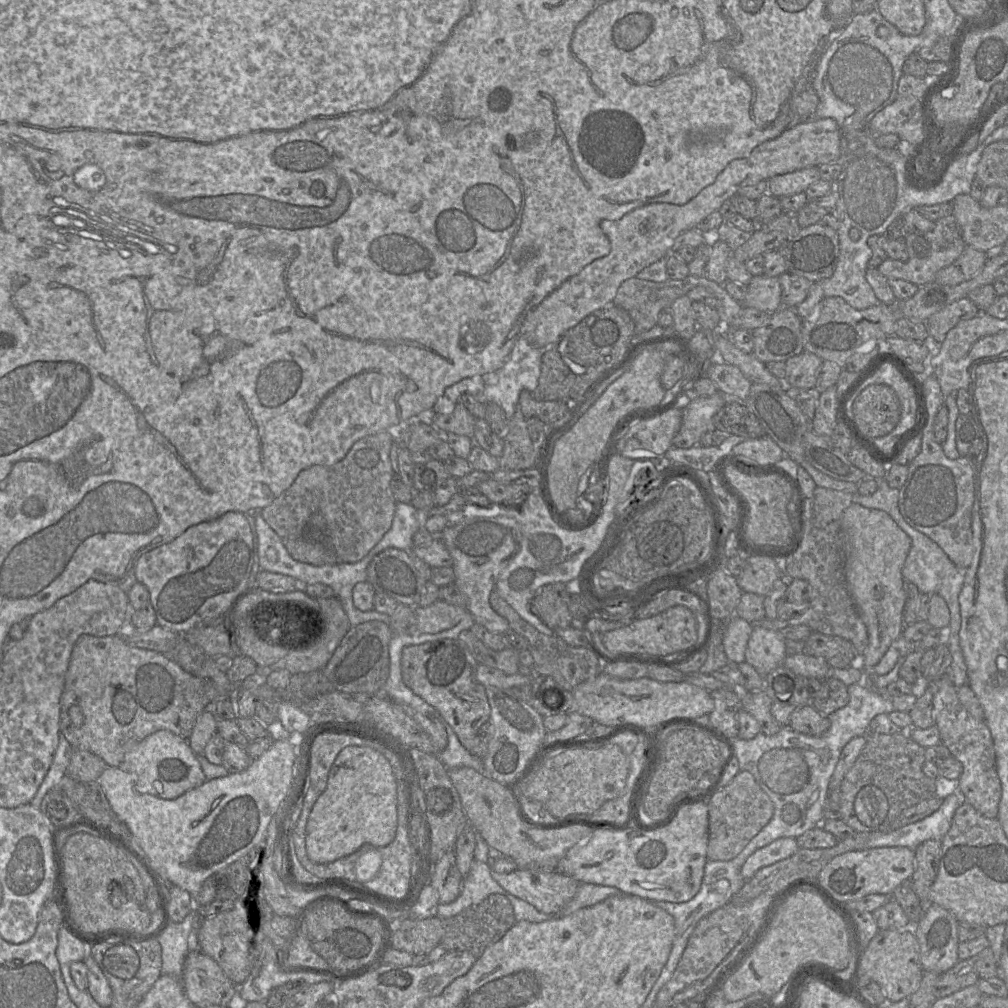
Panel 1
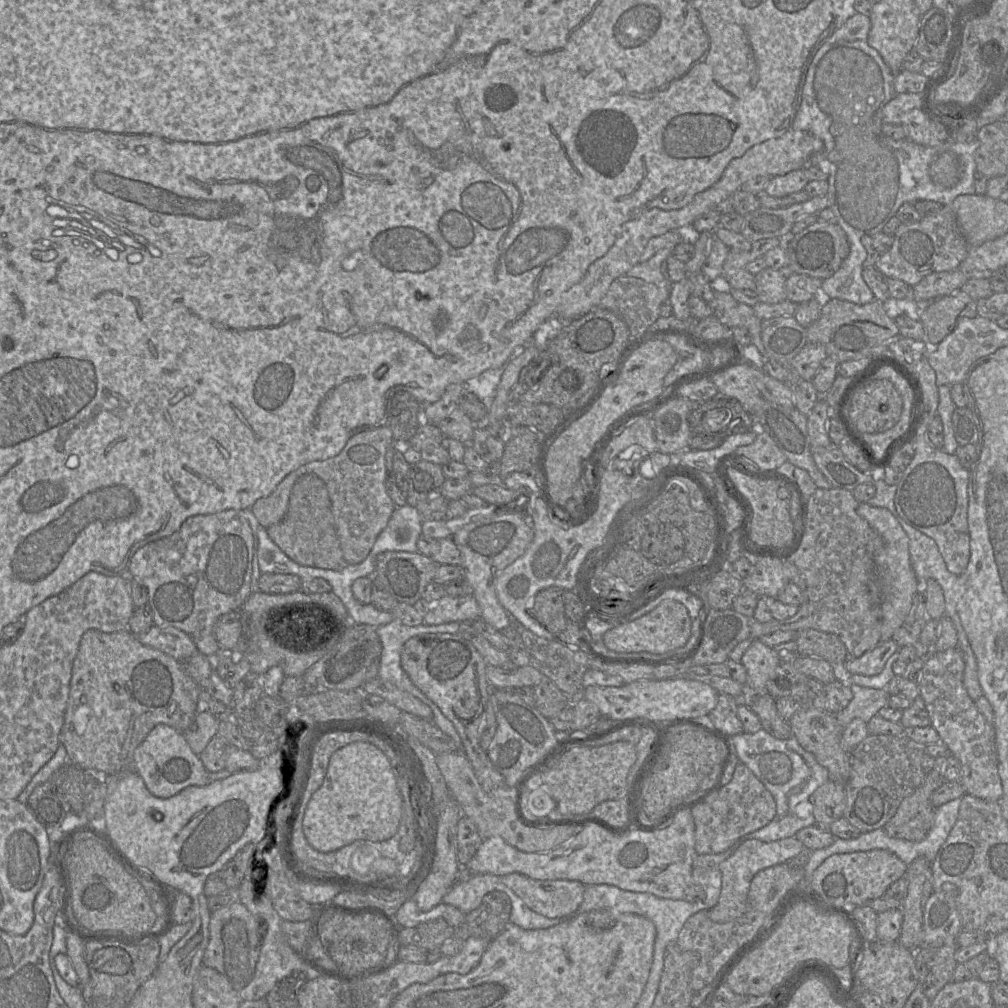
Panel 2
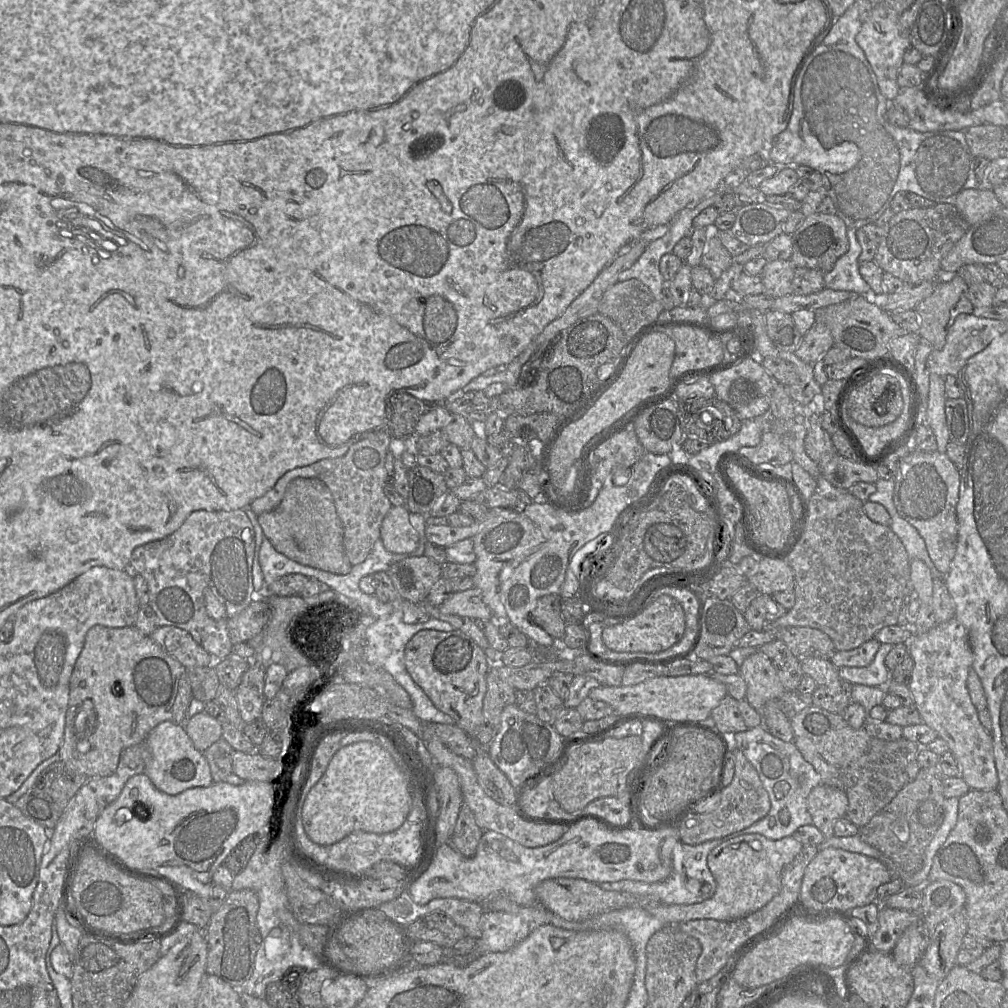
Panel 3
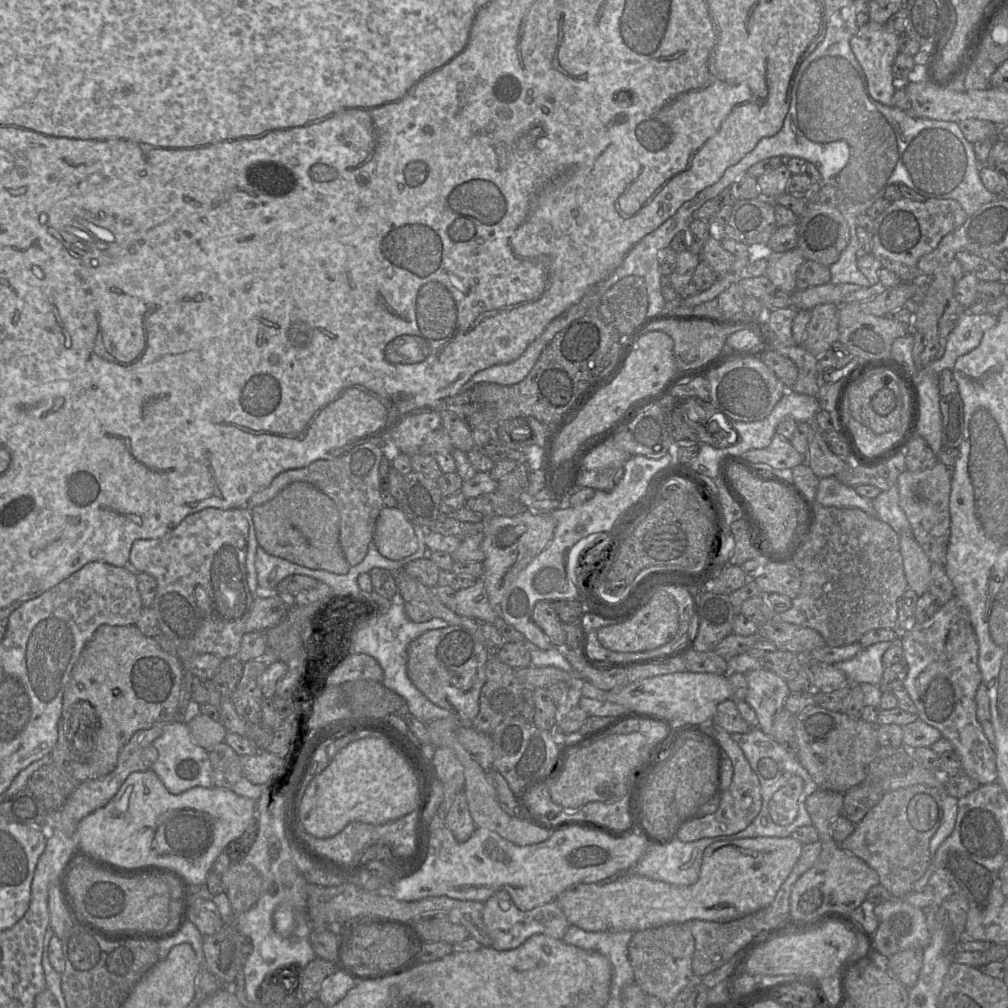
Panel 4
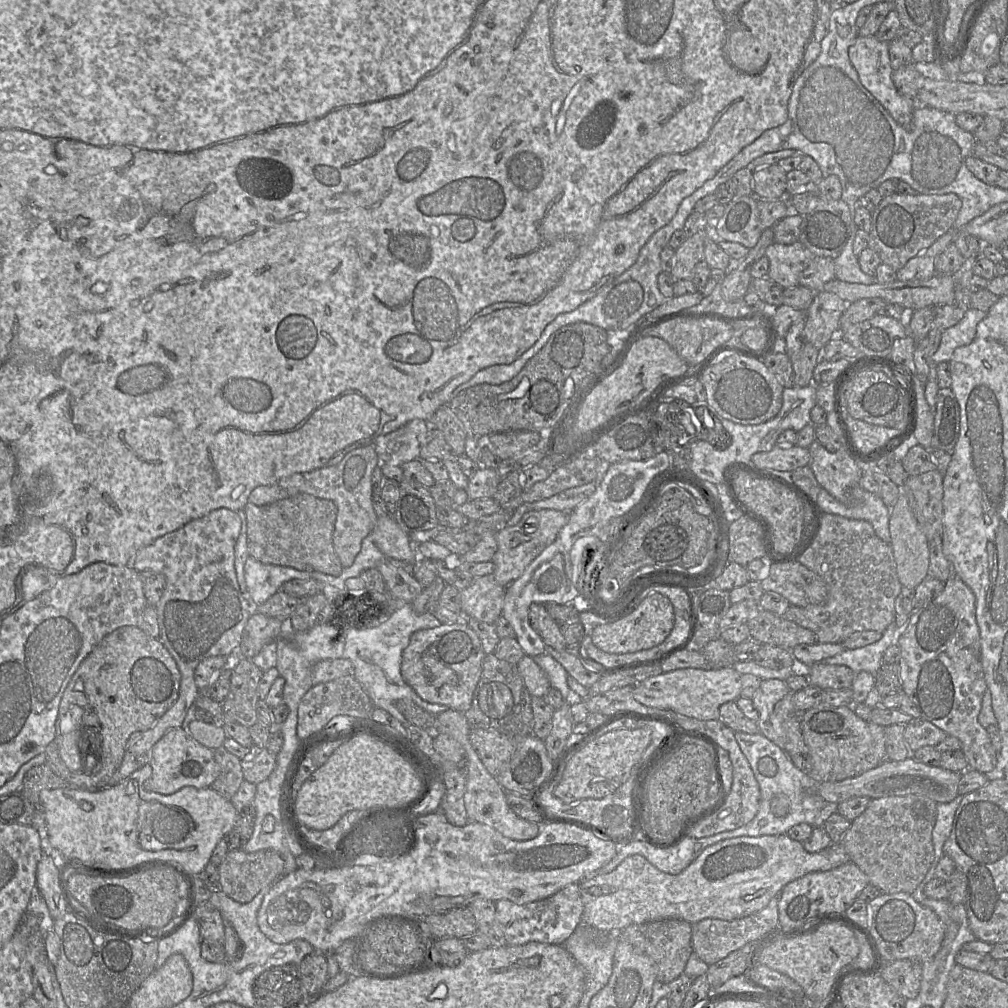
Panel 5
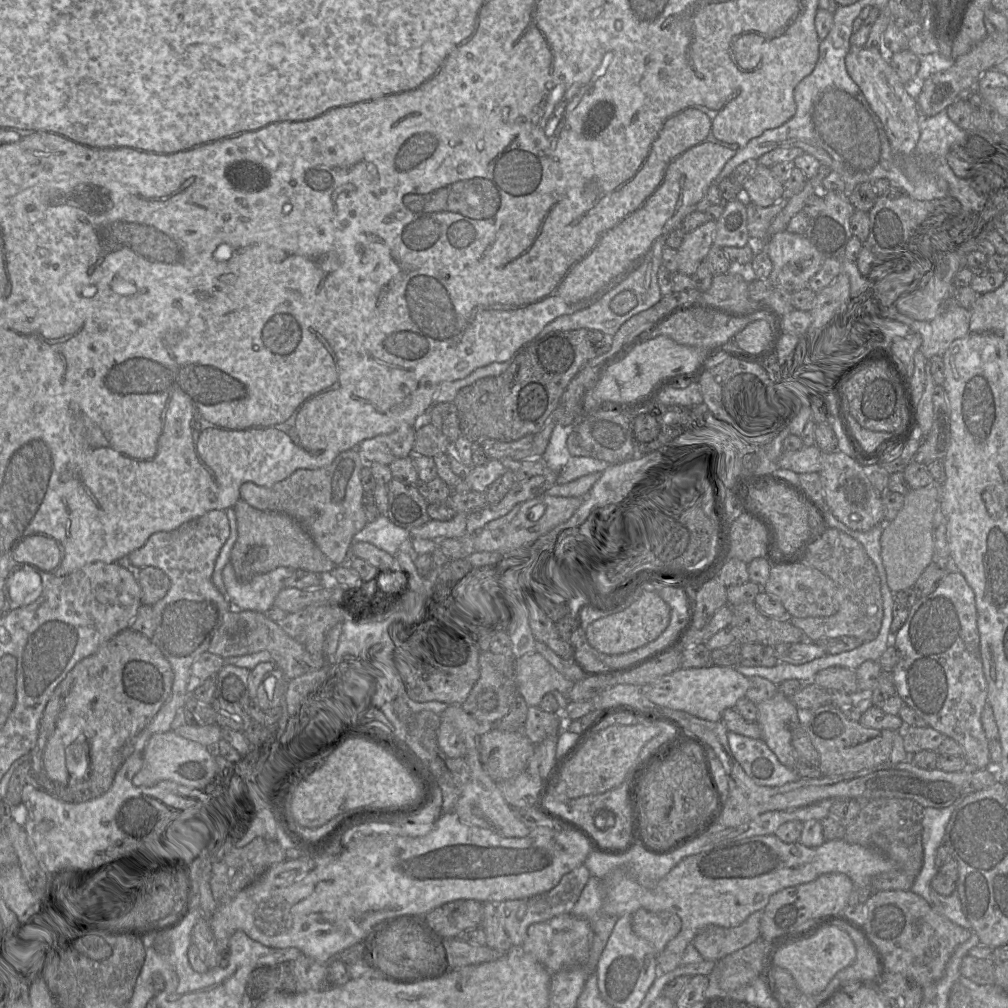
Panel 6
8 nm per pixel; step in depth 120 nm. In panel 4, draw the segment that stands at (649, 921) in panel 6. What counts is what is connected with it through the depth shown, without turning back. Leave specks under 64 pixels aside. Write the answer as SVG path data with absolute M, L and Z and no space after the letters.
M676 923L634 932L628 945L630 964L635 983L647 995L657 997L664 1005L671 1005L678 994L691 983L694 975L692 958L694 937L687 923Z

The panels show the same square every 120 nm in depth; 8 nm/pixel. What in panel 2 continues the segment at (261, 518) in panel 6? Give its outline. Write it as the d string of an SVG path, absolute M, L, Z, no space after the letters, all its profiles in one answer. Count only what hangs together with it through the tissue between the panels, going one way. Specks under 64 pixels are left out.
M303 474L296 480L290 493L285 518L266 530L273 542L299 565L335 571L347 566L340 548L327 486L315 474Z

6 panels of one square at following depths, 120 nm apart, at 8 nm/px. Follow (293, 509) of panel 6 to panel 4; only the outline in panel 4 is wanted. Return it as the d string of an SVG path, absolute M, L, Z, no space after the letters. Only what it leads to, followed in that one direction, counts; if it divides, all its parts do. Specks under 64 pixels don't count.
M387 438L372 439L351 449L347 454L331 460L317 460L304 468L291 469L278 474L271 484L253 494L248 507L264 504L280 491L296 481L308 482L331 498L339 511L339 543L350 566L359 564L365 557L368 545L373 540L374 528L384 507L381 498L379 466L384 458Z

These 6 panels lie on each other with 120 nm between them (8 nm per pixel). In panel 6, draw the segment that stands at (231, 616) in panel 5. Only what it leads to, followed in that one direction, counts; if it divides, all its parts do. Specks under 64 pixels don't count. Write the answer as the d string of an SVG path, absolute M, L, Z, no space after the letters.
M211 510L198 518L182 524L174 530L154 533L141 548L128 555L133 566L138 568L158 568L170 580L170 587L166 595L152 606L155 619L155 632L151 640L158 646L170 663L174 673L174 681L169 700L162 706L153 720L122 748L123 760L128 758L133 752L143 752L147 742L154 734L171 730L171 724L176 714L184 708L187 695L190 694L187 691L187 683L193 662L202 653L207 652L211 639L222 625L225 615L232 609L235 609L227 596L220 593L212 581L216 559L229 535L230 527L225 511Z

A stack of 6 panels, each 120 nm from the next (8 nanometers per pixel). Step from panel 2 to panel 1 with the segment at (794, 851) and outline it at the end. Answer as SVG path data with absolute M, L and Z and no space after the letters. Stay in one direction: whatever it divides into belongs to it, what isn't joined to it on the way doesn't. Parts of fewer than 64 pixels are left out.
M779 838L753 852L743 864L741 874L745 880L749 880L760 868L784 860L795 854L798 849L796 838Z

